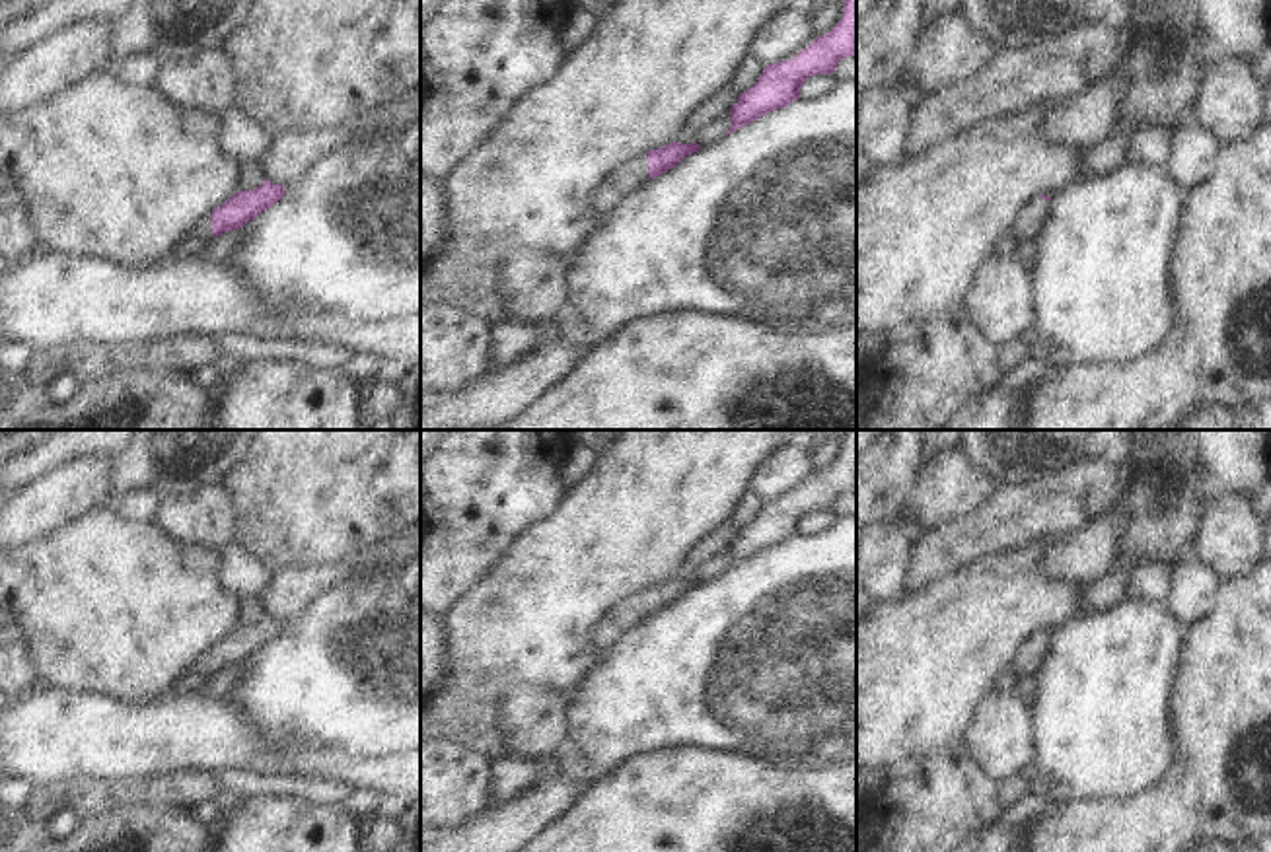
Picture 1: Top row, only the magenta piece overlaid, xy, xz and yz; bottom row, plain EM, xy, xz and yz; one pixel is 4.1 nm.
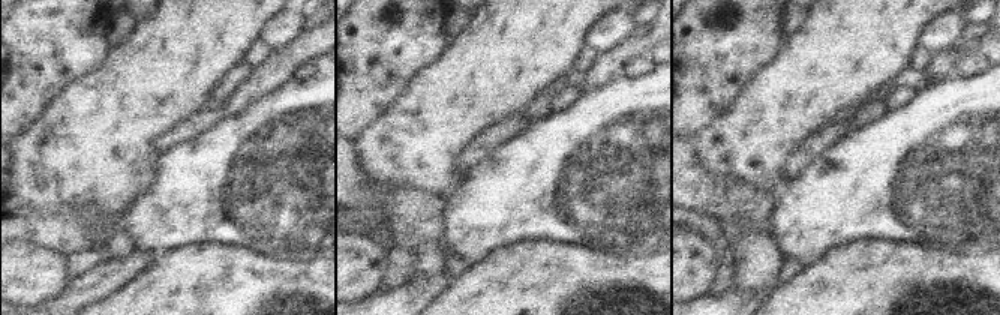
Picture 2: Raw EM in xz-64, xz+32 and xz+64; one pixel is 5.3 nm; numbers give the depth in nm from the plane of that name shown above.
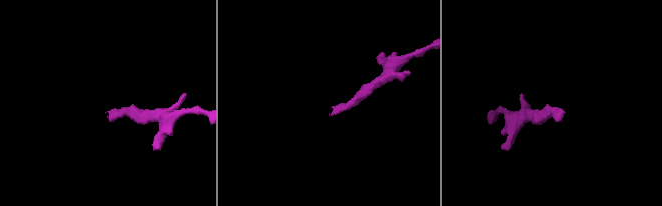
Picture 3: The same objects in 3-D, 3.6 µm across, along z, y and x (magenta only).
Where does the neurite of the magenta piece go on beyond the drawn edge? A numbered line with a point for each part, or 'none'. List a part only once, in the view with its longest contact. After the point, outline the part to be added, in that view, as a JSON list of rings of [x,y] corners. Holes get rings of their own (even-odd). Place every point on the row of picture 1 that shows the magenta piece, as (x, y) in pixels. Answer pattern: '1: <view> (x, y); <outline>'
1: xz (633, 176); [[[646,154],[635,161],[619,167],[607,175],[605,183],[598,189],[596,208],[599,214],[609,216],[625,202],[629,195],[642,189],[650,181]]]

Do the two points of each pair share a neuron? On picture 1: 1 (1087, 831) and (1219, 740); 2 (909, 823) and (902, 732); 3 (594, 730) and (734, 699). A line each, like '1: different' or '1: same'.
1: same
2: different
3: same

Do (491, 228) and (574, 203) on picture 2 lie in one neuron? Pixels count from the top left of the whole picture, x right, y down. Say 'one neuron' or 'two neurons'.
one neuron

